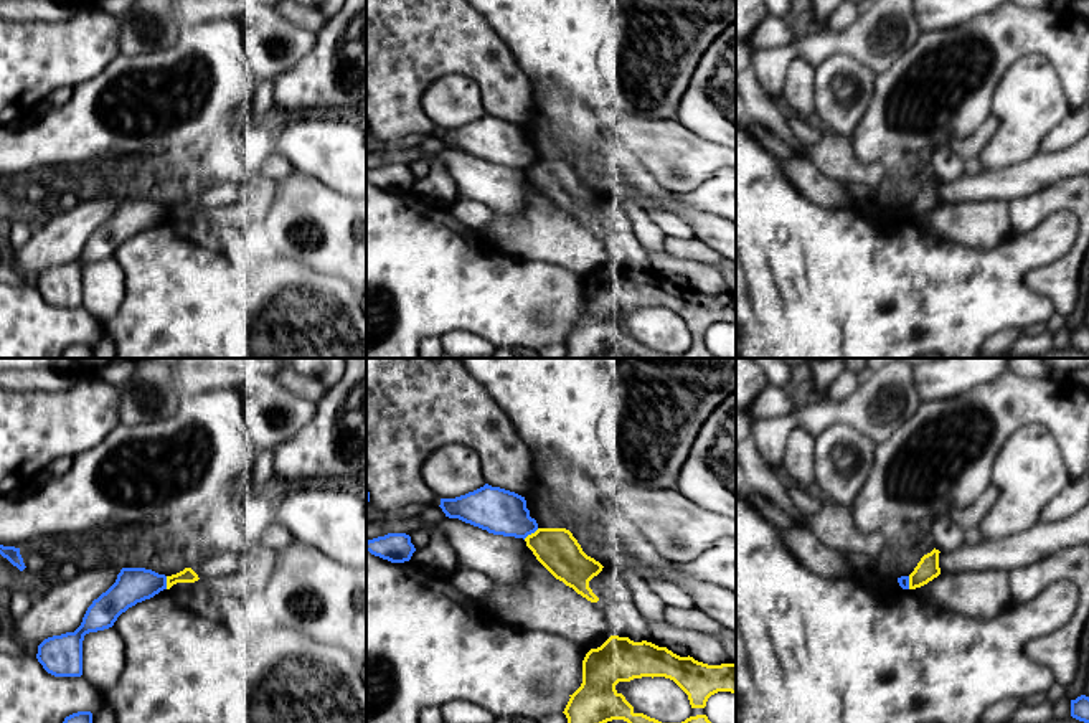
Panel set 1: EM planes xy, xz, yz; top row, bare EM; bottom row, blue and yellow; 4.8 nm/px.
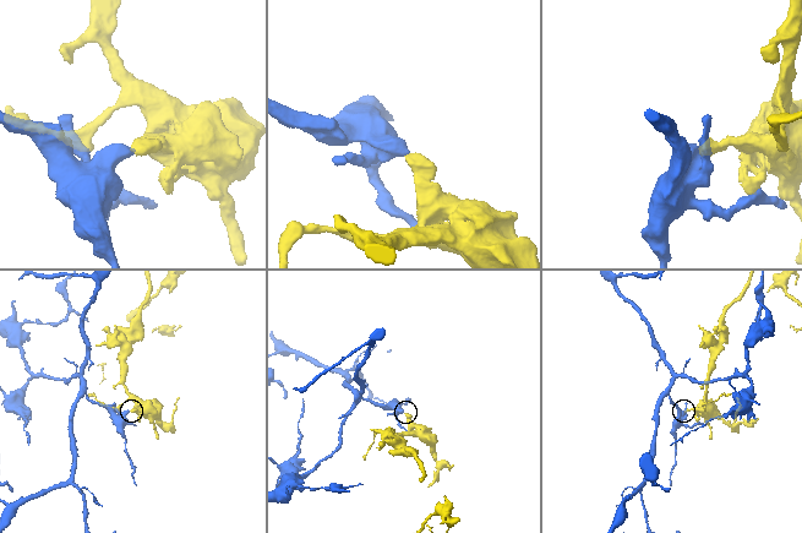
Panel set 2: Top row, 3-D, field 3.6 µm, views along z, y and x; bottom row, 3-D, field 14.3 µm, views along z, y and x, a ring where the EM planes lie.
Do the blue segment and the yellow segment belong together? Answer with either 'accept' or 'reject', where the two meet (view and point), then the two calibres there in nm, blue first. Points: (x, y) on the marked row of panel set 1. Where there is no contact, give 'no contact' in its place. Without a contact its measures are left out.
reject | xz (530, 533) | 220/200 nm

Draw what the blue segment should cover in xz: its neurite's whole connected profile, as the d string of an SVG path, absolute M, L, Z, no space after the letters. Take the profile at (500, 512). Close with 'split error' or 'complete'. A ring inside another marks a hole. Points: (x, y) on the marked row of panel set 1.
M488 484L455 499L441 499L439 507L446 517L459 518L493 535L525 540L538 530L525 497Z; complete

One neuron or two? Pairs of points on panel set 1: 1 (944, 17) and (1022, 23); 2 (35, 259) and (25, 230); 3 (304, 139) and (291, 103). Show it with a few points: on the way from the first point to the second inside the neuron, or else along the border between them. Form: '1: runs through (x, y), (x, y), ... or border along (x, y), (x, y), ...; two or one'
1: border along (977, 17), (946, 30); two
2: border along (33, 230), (32, 236), (17, 251); two
3: border along (299, 113), (276, 119); two

